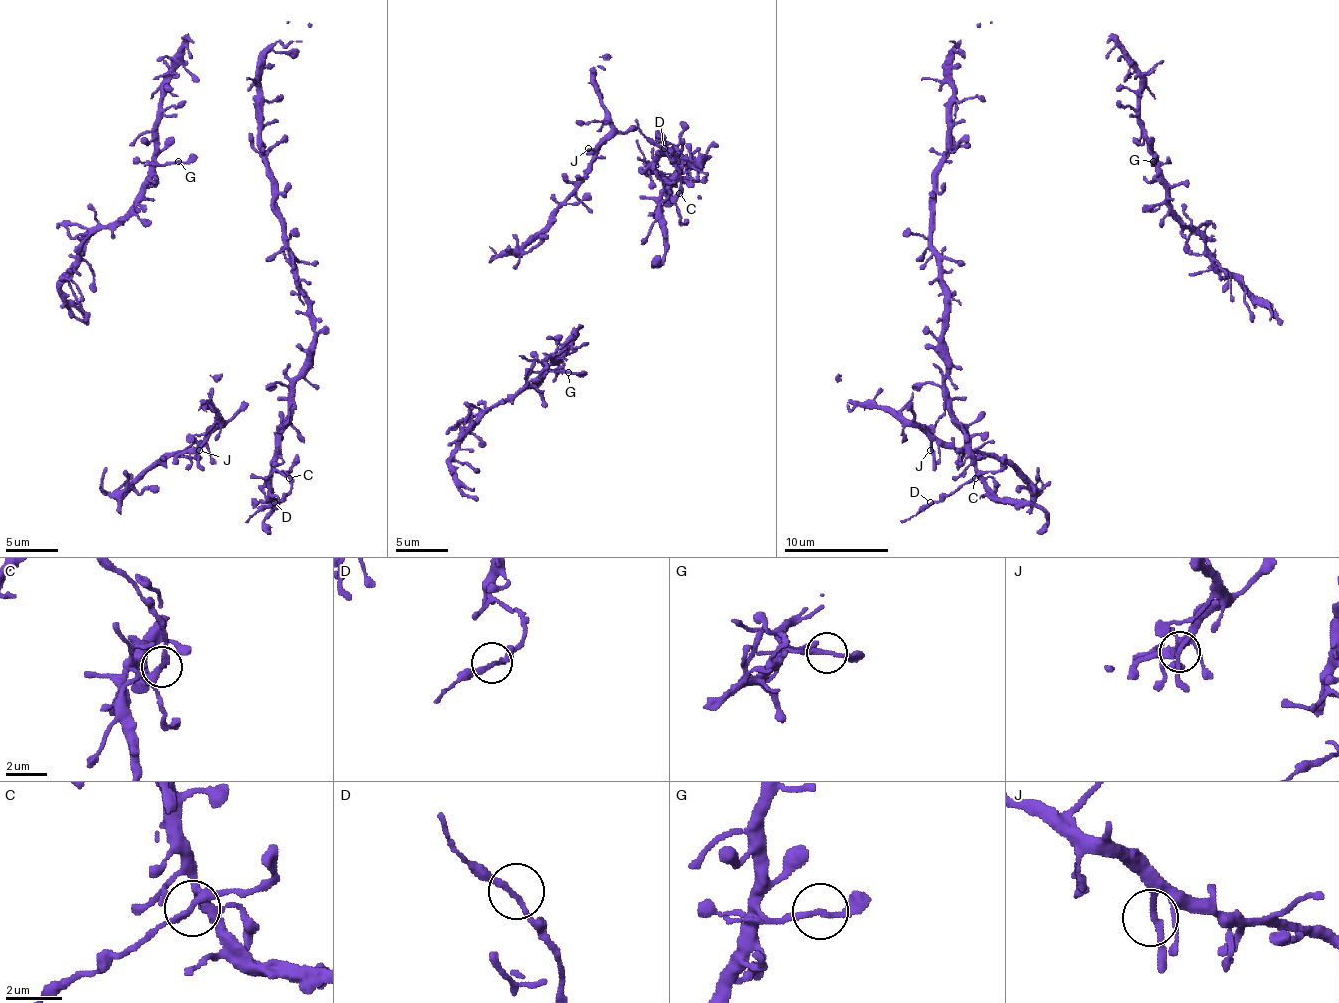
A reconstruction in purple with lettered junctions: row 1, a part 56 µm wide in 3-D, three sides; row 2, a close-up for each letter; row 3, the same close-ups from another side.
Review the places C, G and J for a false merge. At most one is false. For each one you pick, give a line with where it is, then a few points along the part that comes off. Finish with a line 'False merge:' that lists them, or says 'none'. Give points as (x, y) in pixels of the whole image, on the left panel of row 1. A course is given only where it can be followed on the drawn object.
C: Place: (289, 478). Course of the part to remove: (290, 478), (290, 491), (280, 502), (264, 504), (246, 522)
False merge: C

